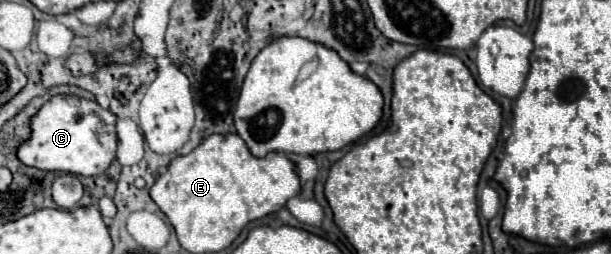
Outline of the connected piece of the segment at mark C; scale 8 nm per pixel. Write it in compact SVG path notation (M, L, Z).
M55 96L33 116L33 136L21 144L17 156L25 166L39 170L69 172L75 176L99 176L115 160L117 150L117 116L103 110L97 102L79 96Z

